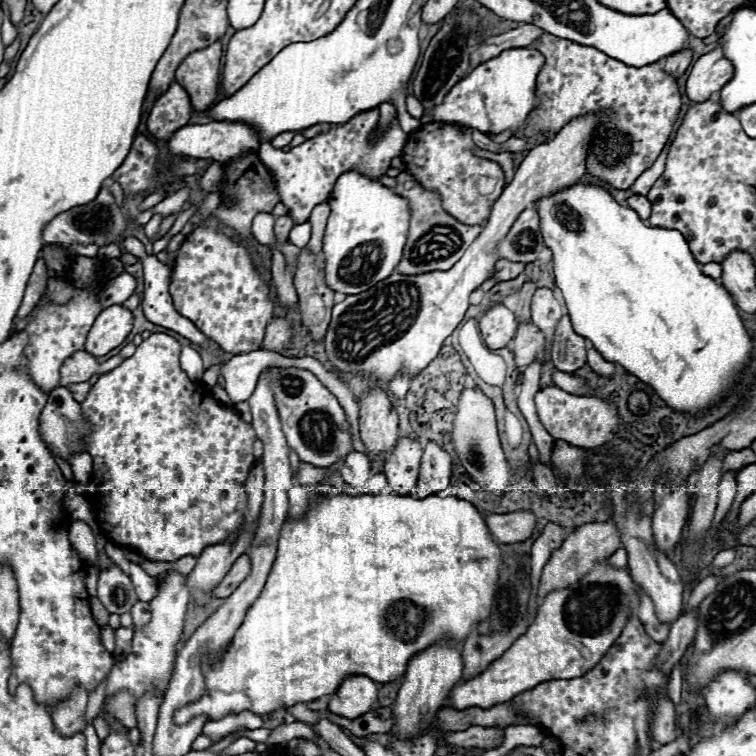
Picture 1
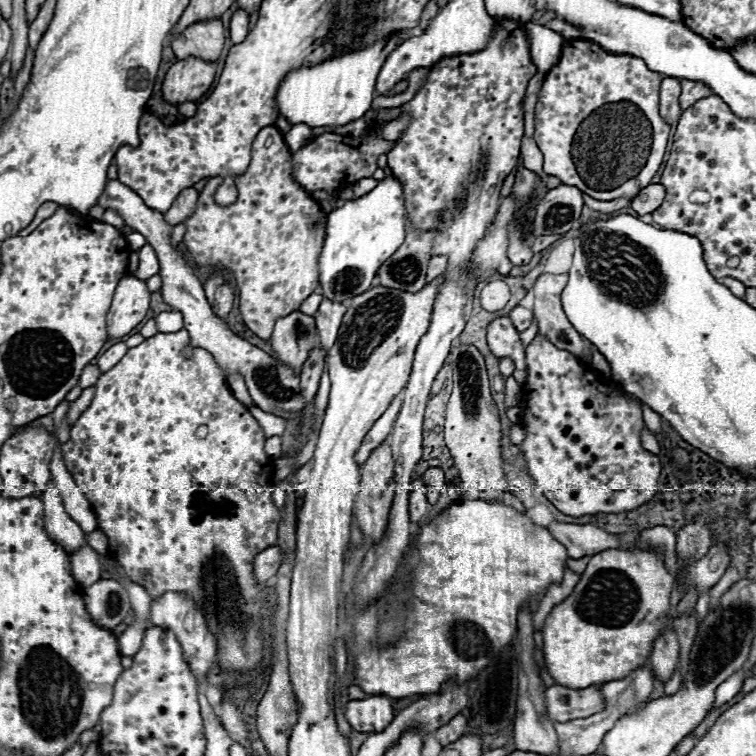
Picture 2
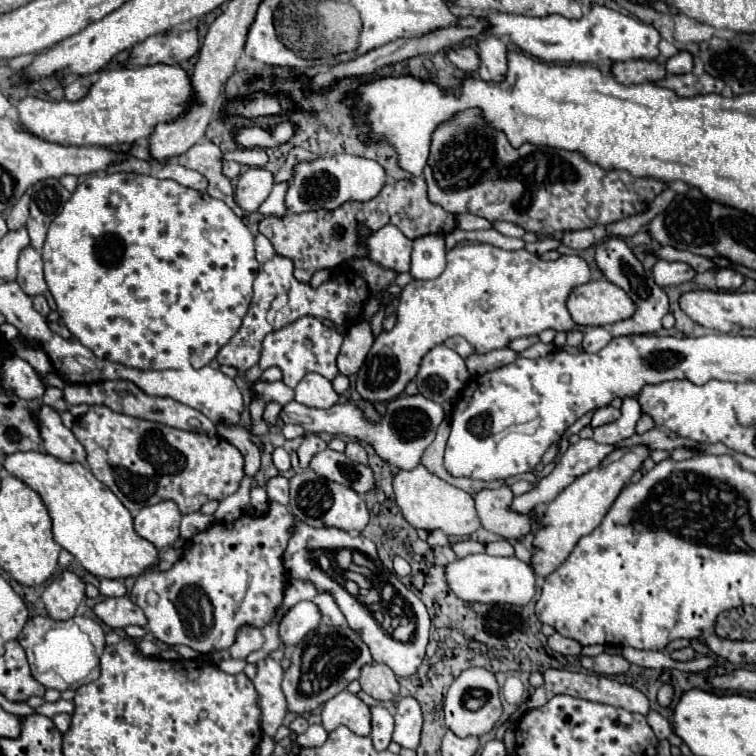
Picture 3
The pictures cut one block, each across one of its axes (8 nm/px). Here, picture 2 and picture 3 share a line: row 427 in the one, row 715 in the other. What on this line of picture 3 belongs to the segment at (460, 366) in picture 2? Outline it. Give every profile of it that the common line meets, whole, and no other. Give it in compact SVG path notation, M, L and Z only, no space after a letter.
M468 668L464 670L450 686L444 700L444 716L446 726L458 736L484 736L488 734L502 714L502 704L498 698L498 682L492 672L484 668Z

